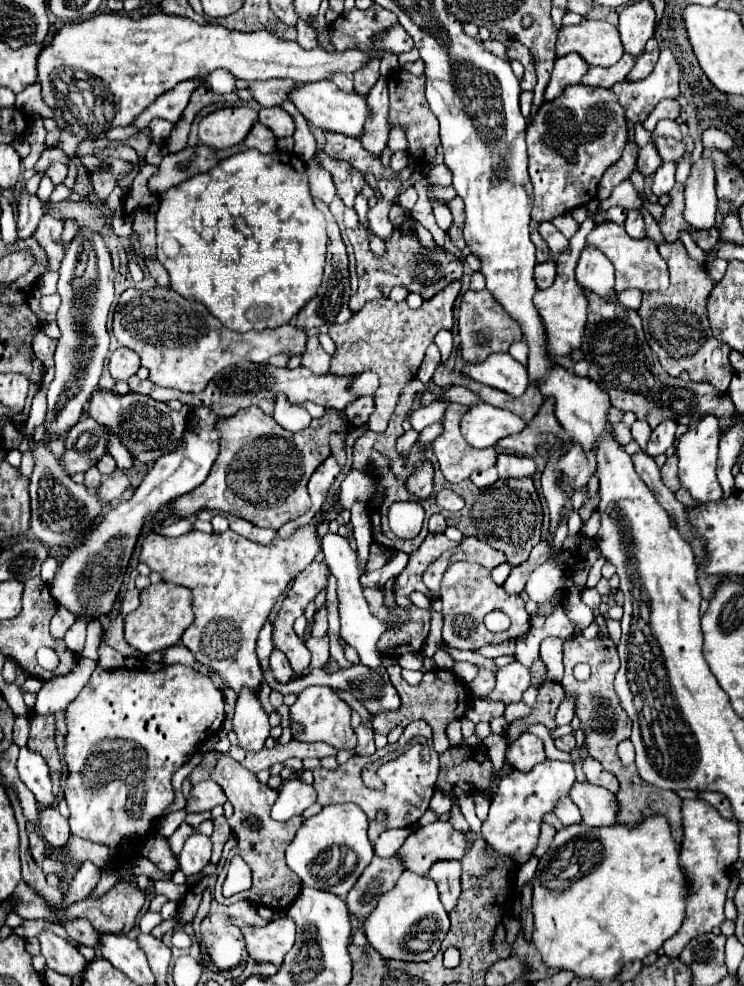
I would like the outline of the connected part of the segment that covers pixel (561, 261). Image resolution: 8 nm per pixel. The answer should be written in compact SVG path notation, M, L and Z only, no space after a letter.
M591 200L587 204L587 220L581 224L579 232L569 240L569 248L557 256L557 278L553 282L553 286L549 286L547 290L539 290L533 298L541 318L543 318L543 324L547 328L547 342L549 342L549 354L551 356L571 356L573 350L577 350L583 342L583 330L585 330L585 324L587 324L587 308L589 308L589 300L585 296L585 290L575 282L575 276L573 276L573 270L575 270L575 262L579 260L579 254L581 250L585 248L585 236L593 230L595 226L595 220L593 220L593 214L597 212L599 208L599 200Z

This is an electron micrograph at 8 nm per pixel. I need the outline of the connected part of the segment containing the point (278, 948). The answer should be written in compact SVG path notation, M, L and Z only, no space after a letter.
M289 916L273 920L263 928L243 924L241 932L247 942L249 958L255 962L271 962L275 966L283 964L285 954L295 942L295 922Z

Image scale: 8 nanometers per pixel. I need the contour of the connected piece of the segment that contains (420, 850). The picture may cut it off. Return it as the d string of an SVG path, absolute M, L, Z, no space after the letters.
M437 820L423 828L417 828L399 848L397 858L407 870L427 876L431 864L443 858L461 858L467 852L467 838L449 826L449 822Z

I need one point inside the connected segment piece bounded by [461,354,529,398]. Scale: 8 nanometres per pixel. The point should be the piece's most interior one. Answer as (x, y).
(502, 372)

